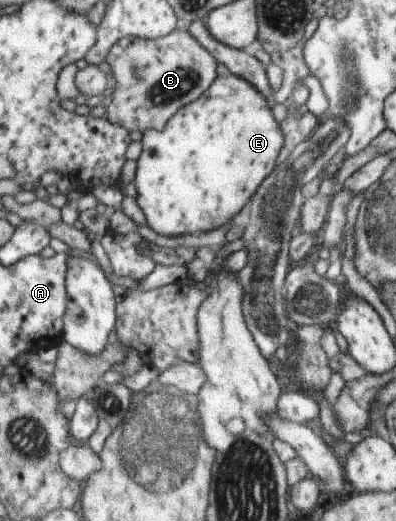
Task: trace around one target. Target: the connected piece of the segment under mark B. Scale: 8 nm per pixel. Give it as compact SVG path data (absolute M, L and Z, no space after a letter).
M185 26L179 27L176 32L157 40L132 36L123 37L117 41L112 52L108 54L107 63L114 76L112 81L114 87L110 87L106 94L111 96L111 105L105 109L103 118L133 132L142 133L145 129L162 131L171 118L185 105L204 96L212 87L213 81L217 79L217 73L215 73L217 63L213 59L213 54L209 53L209 50L205 49L200 42L197 42L197 38L193 37L193 34L189 33Z

